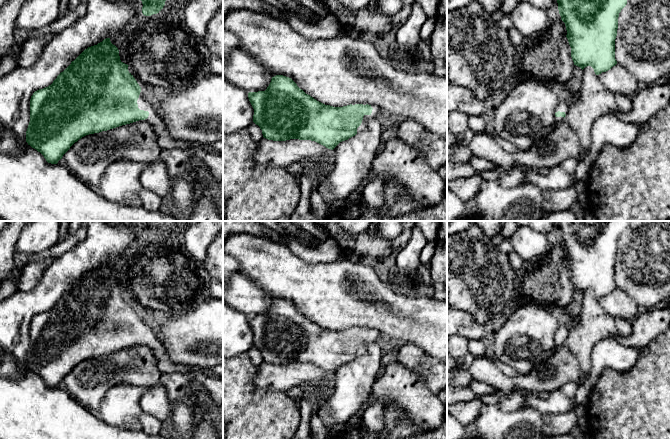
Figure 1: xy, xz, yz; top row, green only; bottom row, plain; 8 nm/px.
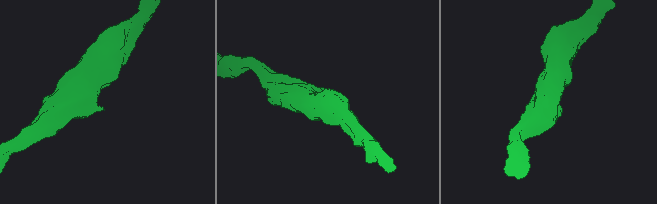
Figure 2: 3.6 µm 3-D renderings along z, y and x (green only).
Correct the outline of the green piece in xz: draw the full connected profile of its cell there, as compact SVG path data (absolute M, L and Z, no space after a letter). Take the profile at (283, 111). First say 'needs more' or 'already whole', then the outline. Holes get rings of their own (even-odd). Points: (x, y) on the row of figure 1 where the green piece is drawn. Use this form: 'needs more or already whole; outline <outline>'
needs more; outline M283 75L272 77L265 91L249 92L248 98L254 109L253 122L260 127L264 138L273 141L311 140L331 150L340 142L363 131L369 119L383 115L378 106L365 103L343 107L325 105L306 94L291 78Z

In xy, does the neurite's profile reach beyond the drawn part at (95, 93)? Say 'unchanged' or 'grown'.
grown

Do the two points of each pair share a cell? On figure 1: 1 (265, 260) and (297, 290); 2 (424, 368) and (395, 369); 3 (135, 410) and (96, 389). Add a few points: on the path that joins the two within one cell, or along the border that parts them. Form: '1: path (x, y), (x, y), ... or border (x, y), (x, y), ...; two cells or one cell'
1: path (273, 266), (289, 282); one cell
2: border (397, 360), (417, 373), (426, 384); two cells
3: border (125, 382), (114, 384), (106, 392), (96, 413); two cells

